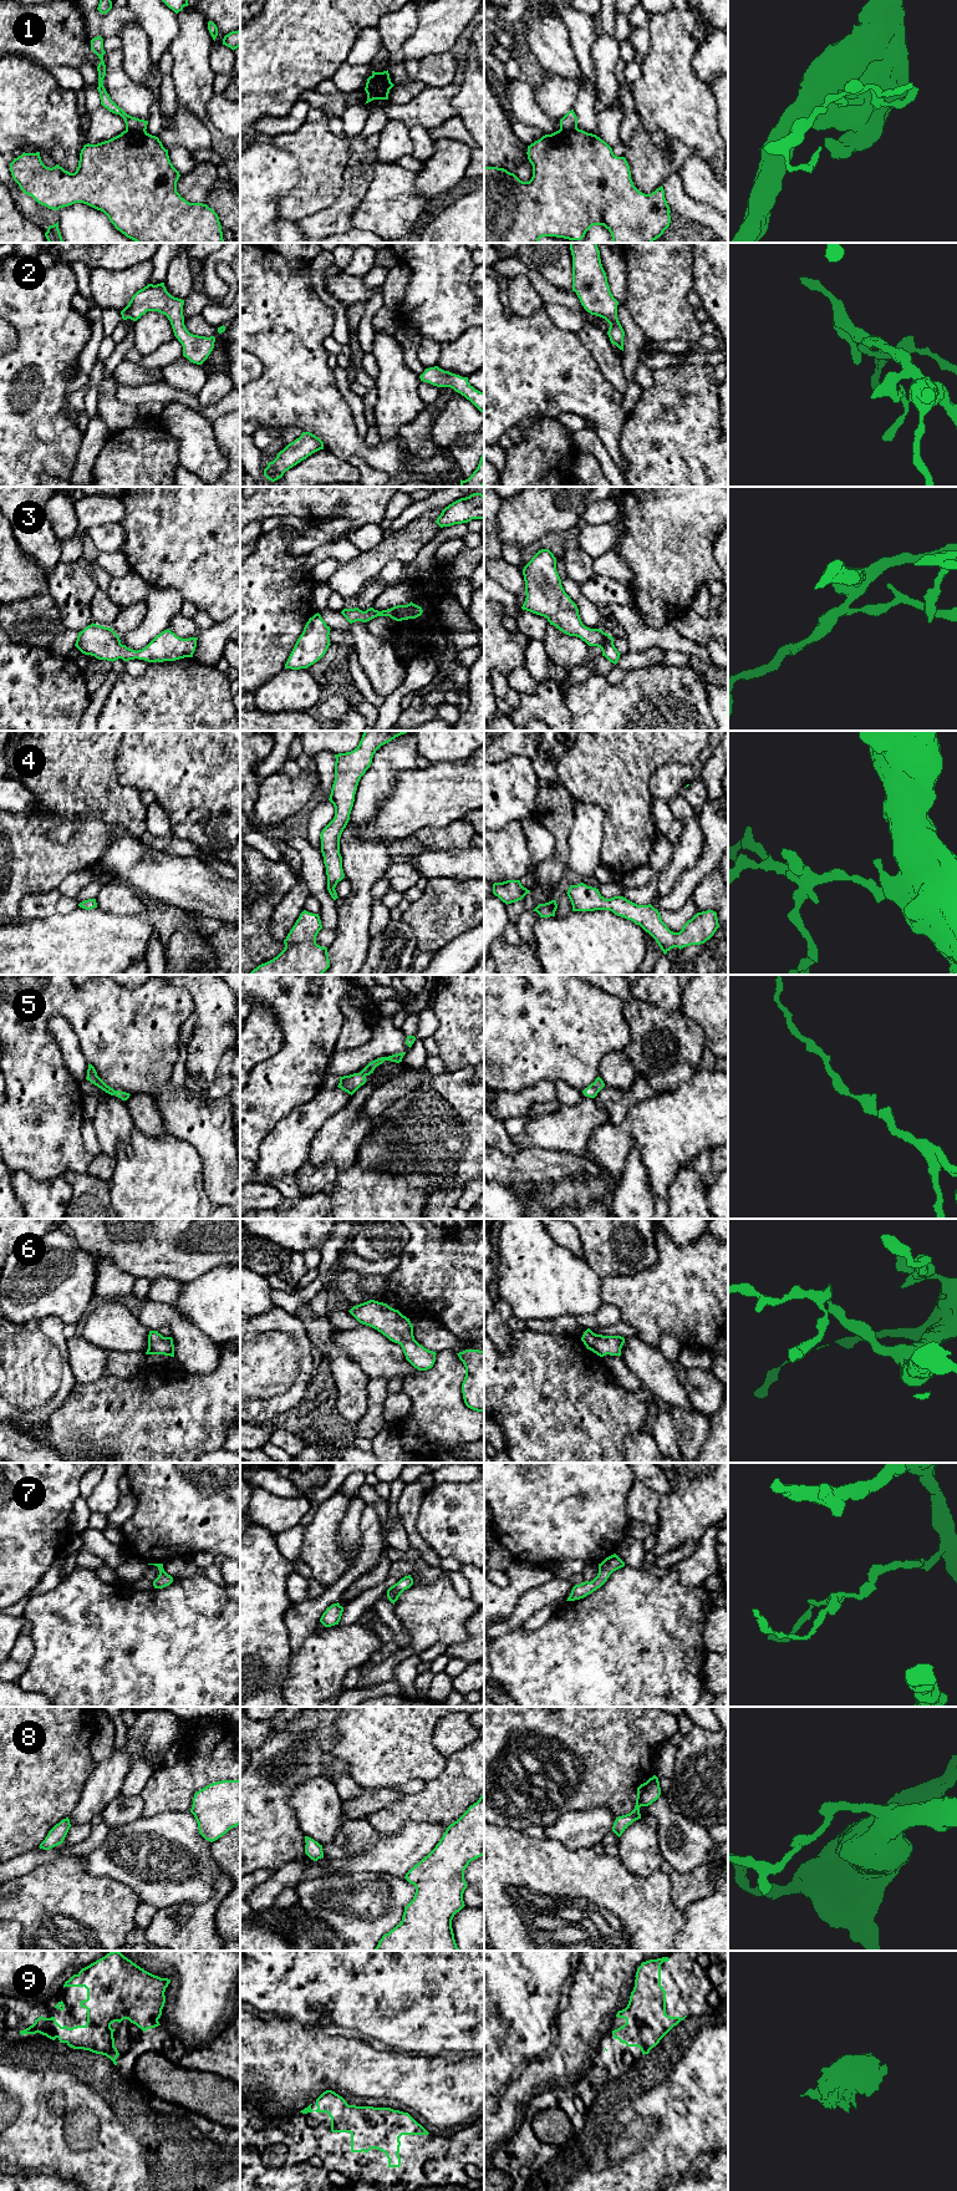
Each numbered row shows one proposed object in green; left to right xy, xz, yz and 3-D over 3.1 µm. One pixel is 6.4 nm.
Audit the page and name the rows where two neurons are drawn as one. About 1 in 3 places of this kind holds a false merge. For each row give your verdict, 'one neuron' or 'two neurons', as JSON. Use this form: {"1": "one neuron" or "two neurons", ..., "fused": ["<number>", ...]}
{"1": "two neurons", "2": "one neuron", "3": "one neuron", "4": "one neuron", "5": "one neuron", "6": "one neuron", "7": "one neuron", "8": "one neuron", "9": "one neuron", "fused": ["1"]}

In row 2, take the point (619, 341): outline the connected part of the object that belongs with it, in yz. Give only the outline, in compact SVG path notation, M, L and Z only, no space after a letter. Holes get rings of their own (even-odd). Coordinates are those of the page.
M570 243L570 250L572 255L572 291L576 293L581 305L587 312L600 316L610 324L607 331L610 341L623 351L625 331L617 317L619 301L610 291L597 243Z

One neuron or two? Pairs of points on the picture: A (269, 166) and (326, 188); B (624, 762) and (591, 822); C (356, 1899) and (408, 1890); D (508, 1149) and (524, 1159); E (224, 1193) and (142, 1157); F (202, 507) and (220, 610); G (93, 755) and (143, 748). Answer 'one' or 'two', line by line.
A: two
B: two
C: one
D: two
E: two
F: one
G: two

